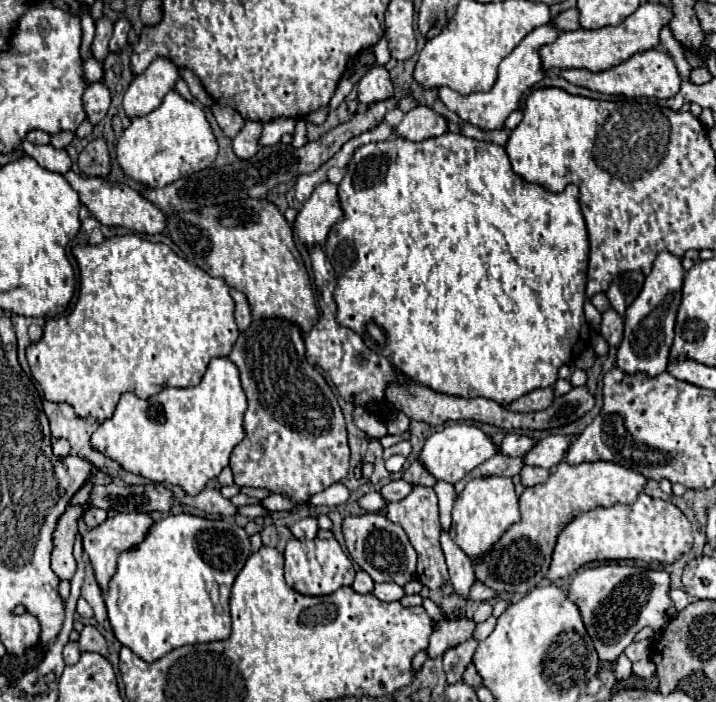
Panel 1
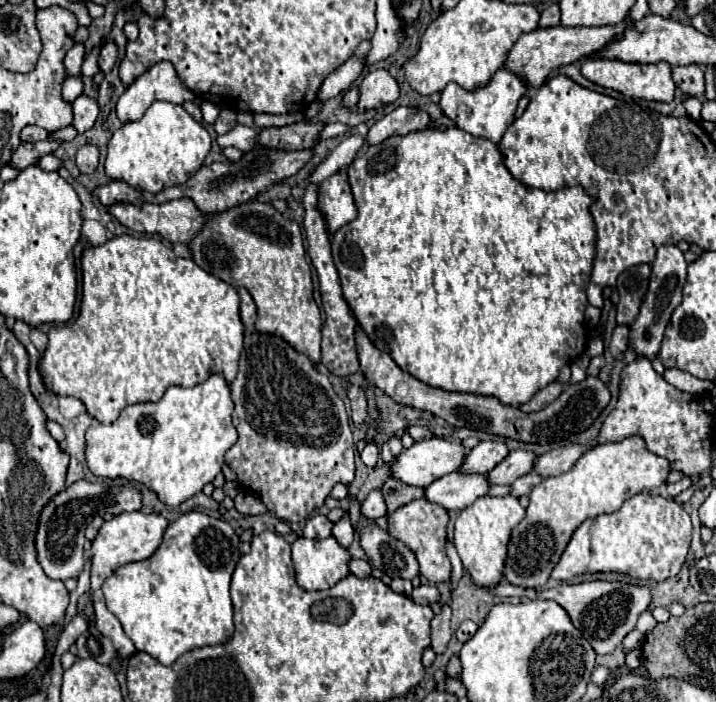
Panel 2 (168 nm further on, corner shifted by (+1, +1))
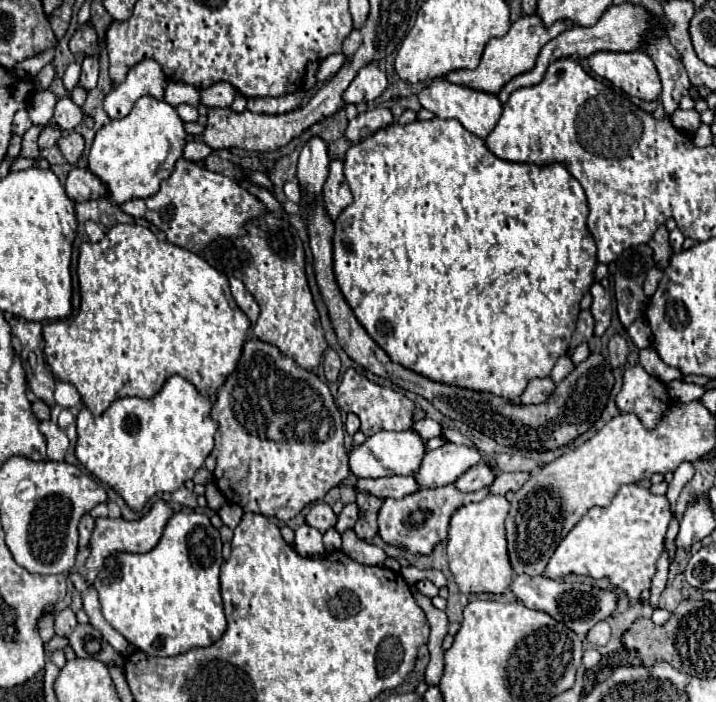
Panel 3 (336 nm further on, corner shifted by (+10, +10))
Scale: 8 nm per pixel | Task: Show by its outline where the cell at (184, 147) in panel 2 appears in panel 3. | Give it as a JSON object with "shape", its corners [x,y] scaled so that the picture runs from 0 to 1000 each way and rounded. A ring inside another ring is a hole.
{"shape":[[[196,138],[182,164],[137,184],[123,218],[123,241],[148,261],[156,289],[170,292],[182,283],[204,283],[221,272],[223,258],[237,252],[243,232],[254,224],[257,204],[260,187],[243,152],[232,144]]]}

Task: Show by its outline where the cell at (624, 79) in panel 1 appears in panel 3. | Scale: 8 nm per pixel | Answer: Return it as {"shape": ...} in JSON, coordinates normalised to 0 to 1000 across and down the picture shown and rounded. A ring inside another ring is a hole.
{"shape":[[[832,73],[821,81],[821,90],[832,107],[849,113],[883,138],[894,138],[899,144],[916,144],[922,138],[925,121],[919,101],[913,87],[897,73]]]}

